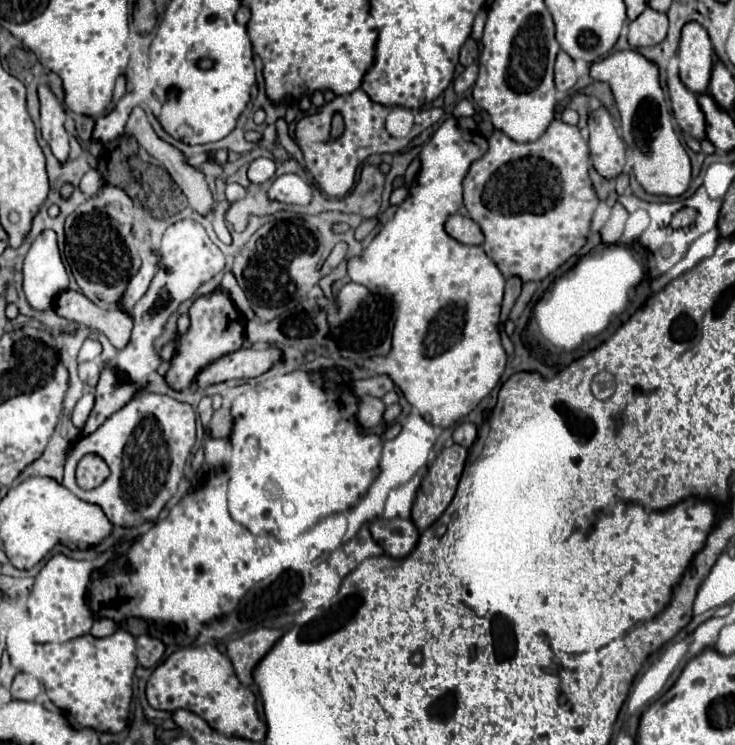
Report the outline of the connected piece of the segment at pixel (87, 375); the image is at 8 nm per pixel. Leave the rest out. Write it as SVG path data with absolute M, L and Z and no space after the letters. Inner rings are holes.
M83 362L83 364L79 364L79 378L85 382L85 384L89 384L91 388L95 388L95 384L97 384L97 380L99 380L99 366L95 364L95 362Z

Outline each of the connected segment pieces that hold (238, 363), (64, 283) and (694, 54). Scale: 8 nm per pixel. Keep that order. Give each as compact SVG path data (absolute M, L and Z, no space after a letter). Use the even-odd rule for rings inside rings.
M241 348L219 360L207 364L203 372L195 378L197 388L207 388L217 382L233 378L255 378L269 370L281 358L281 348Z
M45 230L29 248L23 262L23 290L37 310L53 308L55 294L69 288L69 276L61 262L57 234Z
M687 22L679 40L679 76L695 94L703 94L709 86L713 68L713 46L707 30L697 22Z

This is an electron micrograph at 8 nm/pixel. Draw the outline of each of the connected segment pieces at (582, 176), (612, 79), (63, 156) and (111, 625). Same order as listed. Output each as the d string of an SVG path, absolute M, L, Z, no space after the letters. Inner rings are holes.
M555 118L545 134L535 142L515 142L505 132L495 130L489 138L489 150L471 164L463 180L463 204L469 218L475 220L483 234L483 250L497 264L505 278L519 276L521 282L539 282L577 254L589 236L591 208L595 212L599 198L589 178L589 146L577 126Z
M623 50L591 64L589 74L593 80L611 84L621 114L623 140L633 150L633 160L635 160L633 168L639 184L649 194L659 194L659 196L683 194L691 182L691 164L671 124L671 112L665 102L665 94L659 86L657 66L635 50Z
M47 84L39 86L39 100L41 100L41 134L47 138L53 154L65 162L69 156L69 134L65 130L65 110L49 90Z
M103 618L103 620L97 620L97 622L93 624L91 634L97 636L97 638L103 638L105 634L113 634L115 630L117 630L117 624L115 624L113 620L109 620L109 618Z

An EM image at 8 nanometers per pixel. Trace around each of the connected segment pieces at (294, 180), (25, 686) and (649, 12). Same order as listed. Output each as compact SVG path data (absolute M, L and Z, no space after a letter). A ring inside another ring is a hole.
M283 174L271 184L269 198L285 204L309 204L311 186L297 174Z
M17 674L11 686L11 696L15 700L35 700L41 694L41 684L31 674Z
M645 8L635 20L629 22L627 40L633 48L655 46L665 36L667 36L667 16L653 8Z

